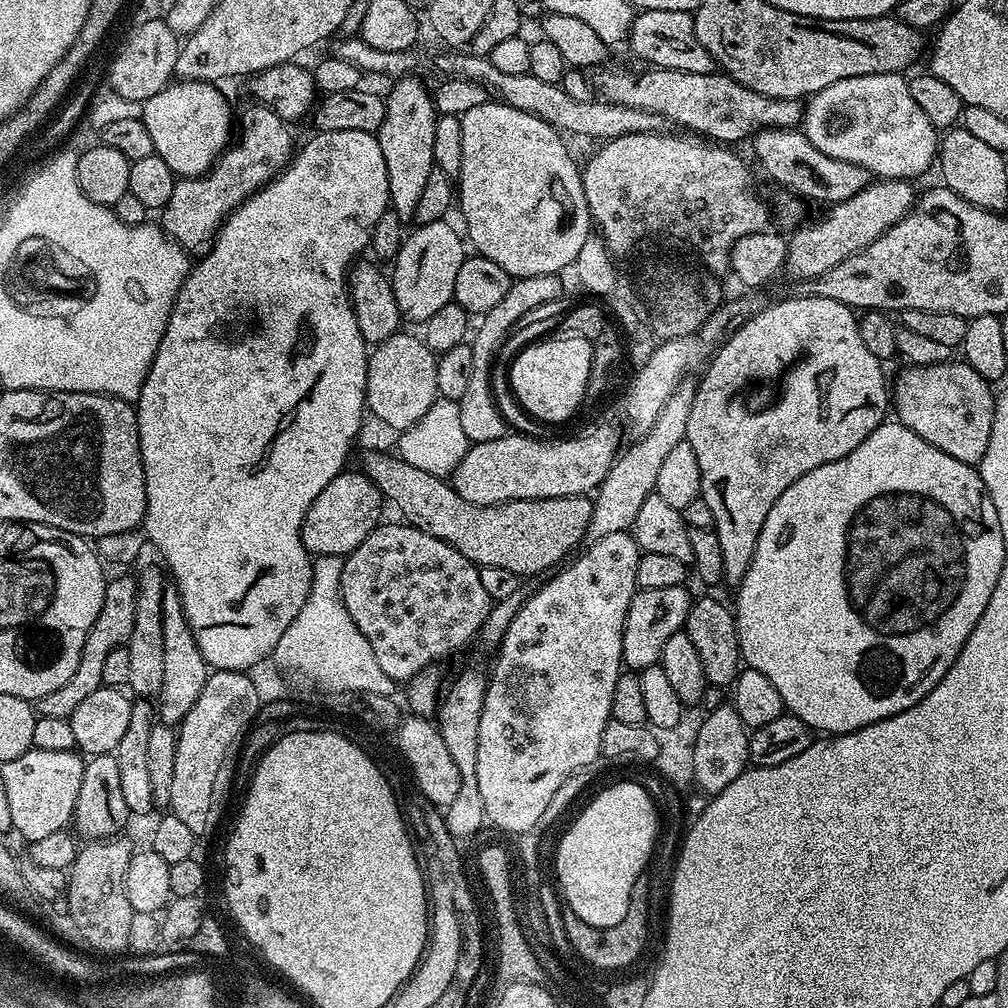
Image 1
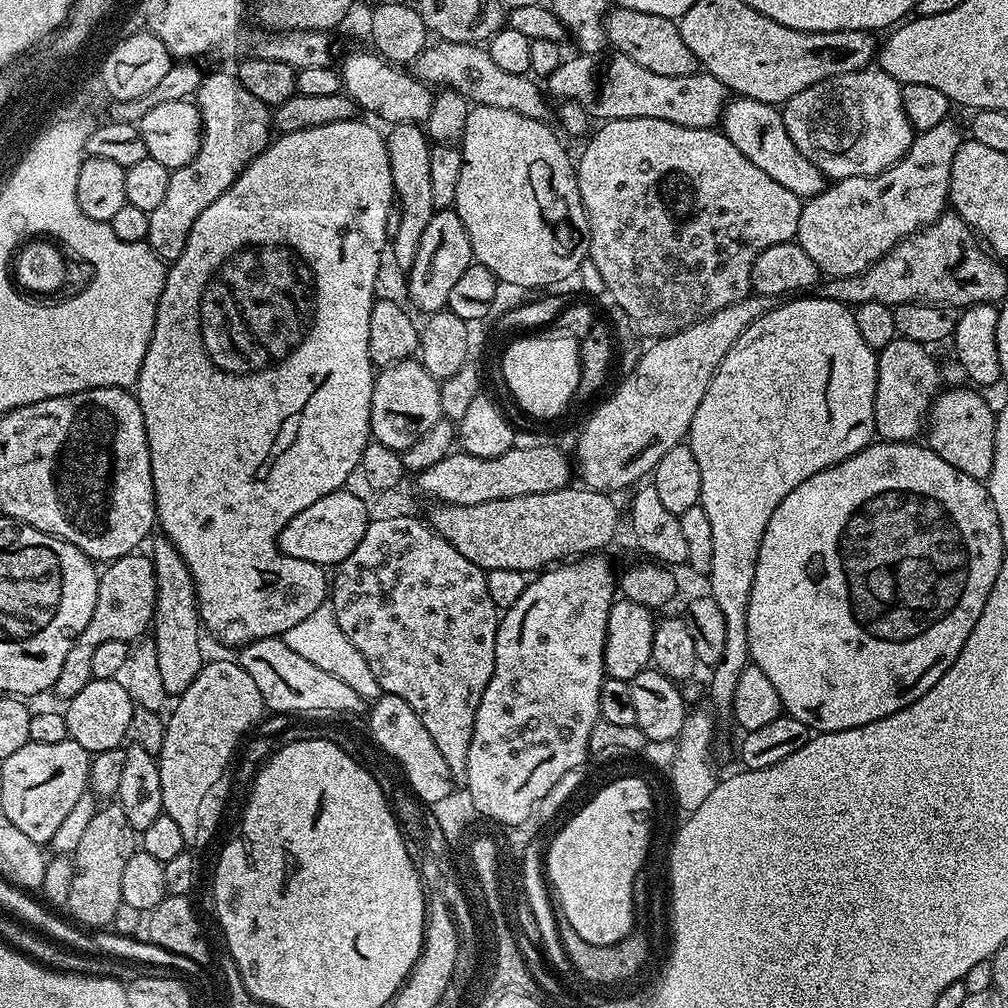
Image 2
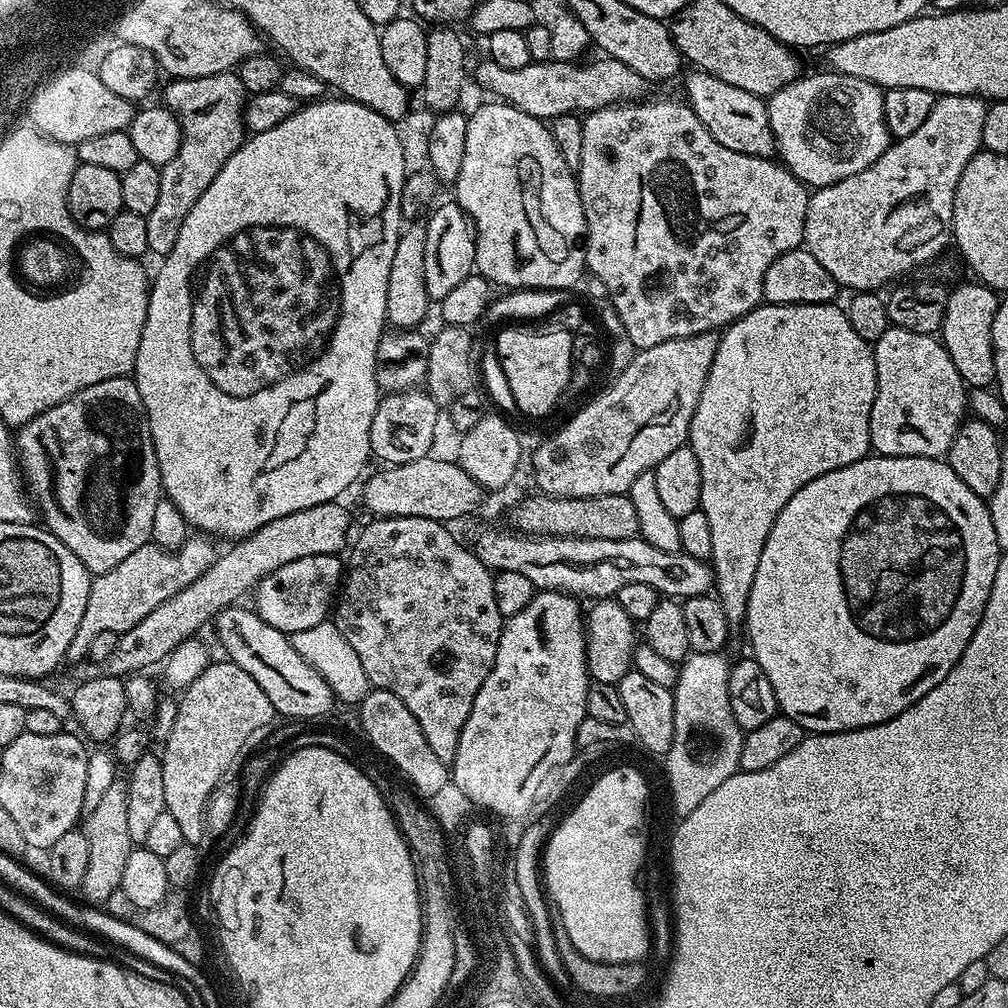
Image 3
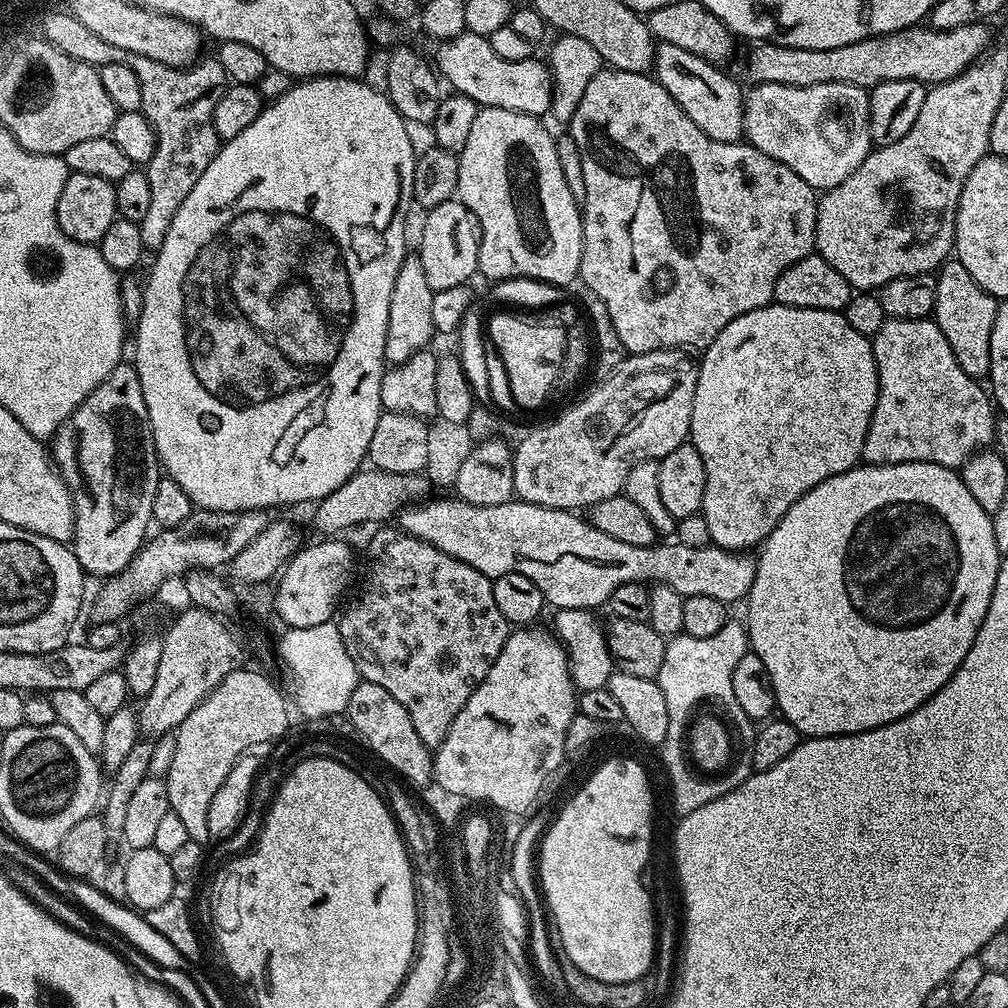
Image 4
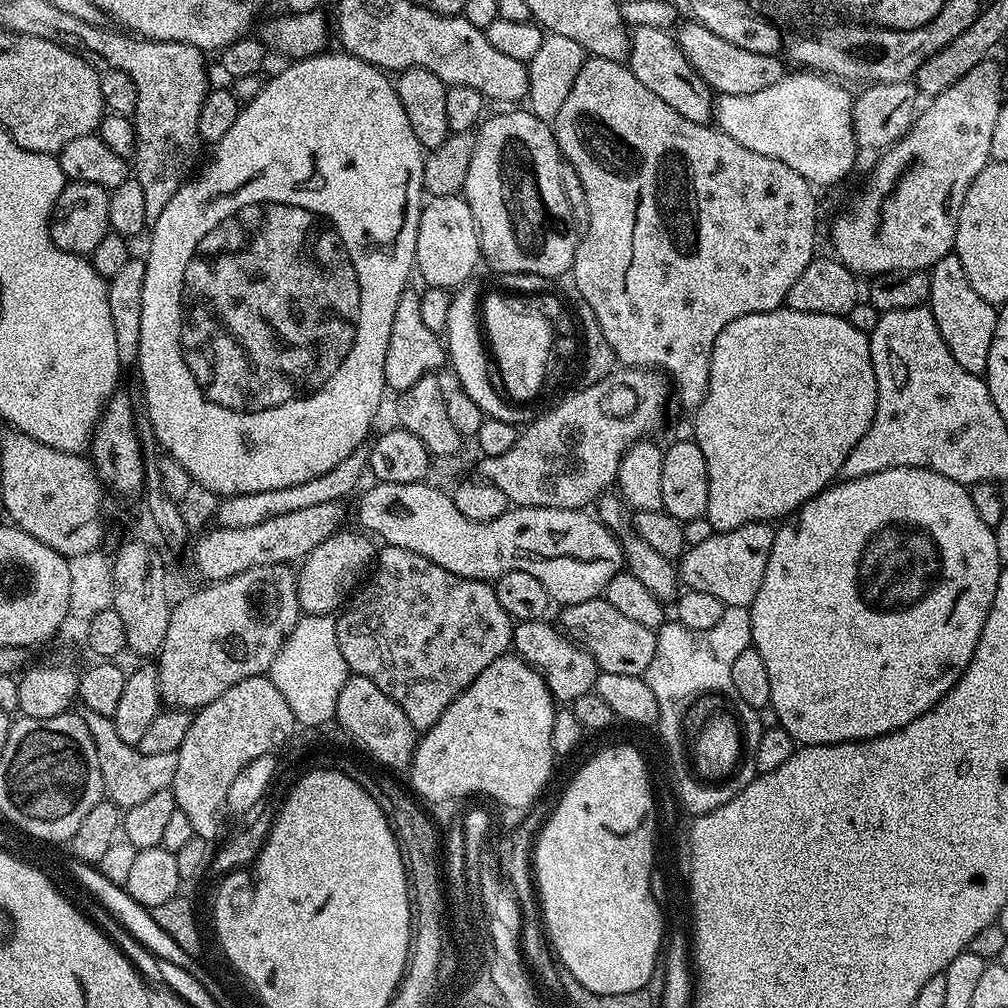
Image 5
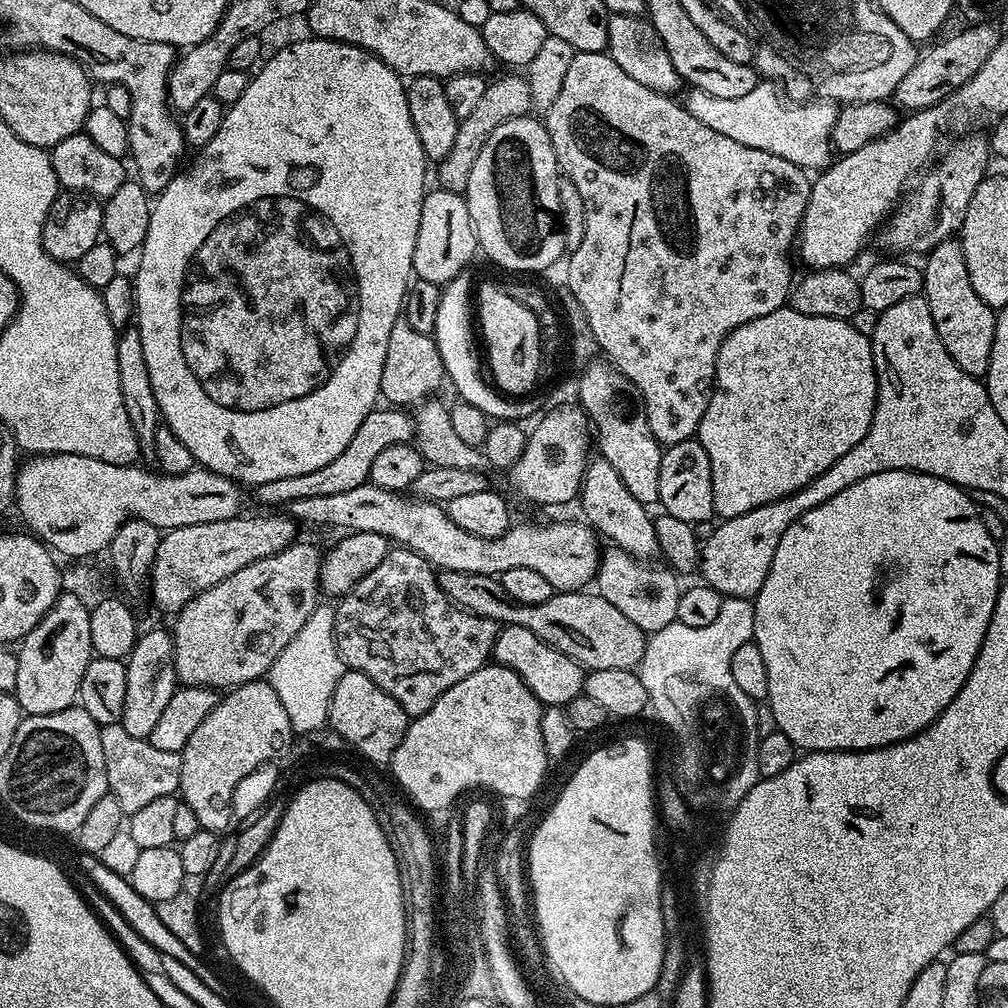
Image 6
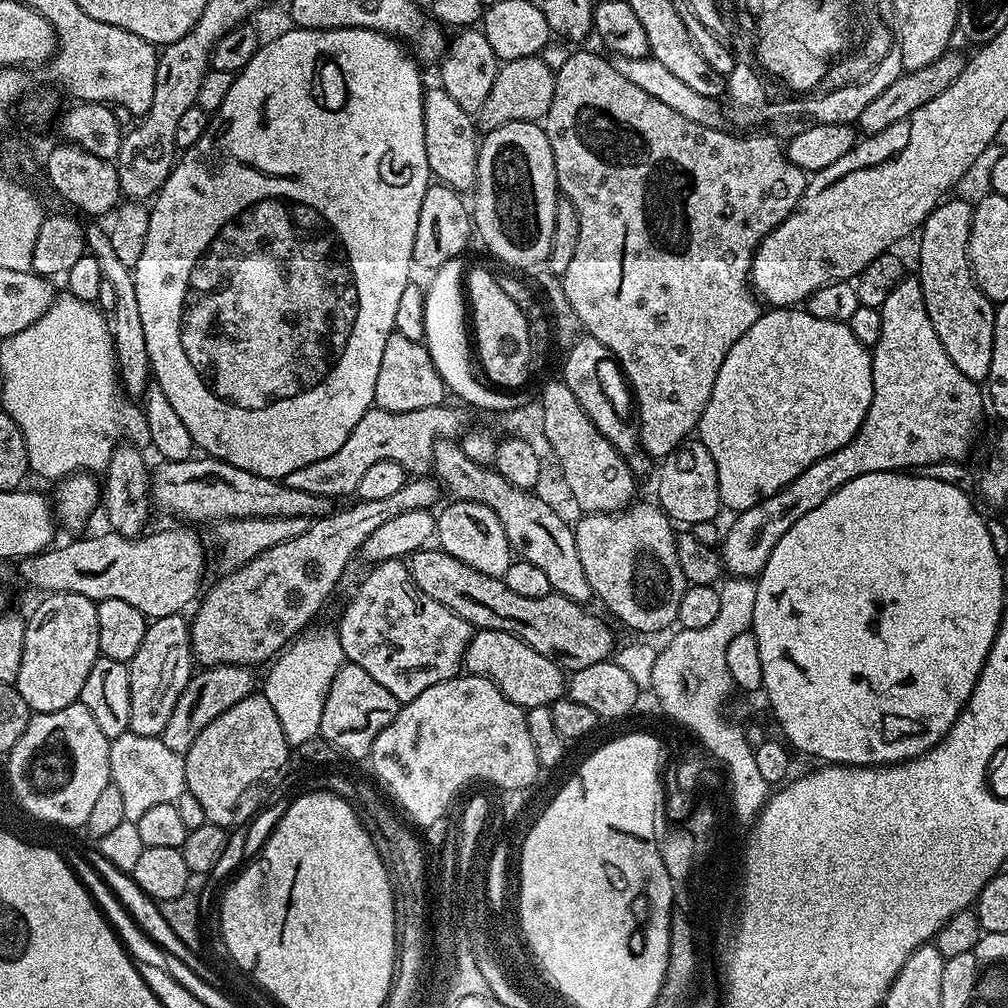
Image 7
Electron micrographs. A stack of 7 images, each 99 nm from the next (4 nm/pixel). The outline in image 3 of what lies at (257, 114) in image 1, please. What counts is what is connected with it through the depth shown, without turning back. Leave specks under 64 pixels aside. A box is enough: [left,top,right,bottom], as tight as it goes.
[147,71,246,258]

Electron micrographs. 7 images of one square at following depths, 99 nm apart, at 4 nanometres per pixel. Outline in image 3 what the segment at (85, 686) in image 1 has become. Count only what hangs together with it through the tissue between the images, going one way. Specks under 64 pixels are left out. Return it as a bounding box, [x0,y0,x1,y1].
[67,534,218,662]

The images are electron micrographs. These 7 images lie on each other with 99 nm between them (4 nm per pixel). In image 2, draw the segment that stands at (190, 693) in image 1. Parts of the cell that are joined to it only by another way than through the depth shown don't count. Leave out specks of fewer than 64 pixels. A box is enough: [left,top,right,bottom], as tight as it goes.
[150,535,206,698]

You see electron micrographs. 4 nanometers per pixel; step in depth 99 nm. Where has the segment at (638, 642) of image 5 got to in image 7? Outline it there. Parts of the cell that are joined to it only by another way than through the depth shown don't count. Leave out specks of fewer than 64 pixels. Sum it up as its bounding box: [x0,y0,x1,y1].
[406,546,613,670]

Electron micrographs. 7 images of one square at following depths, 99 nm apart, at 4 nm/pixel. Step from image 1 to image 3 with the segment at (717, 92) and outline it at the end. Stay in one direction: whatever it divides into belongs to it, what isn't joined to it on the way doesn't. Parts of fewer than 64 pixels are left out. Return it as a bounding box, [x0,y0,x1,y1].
[474,58,650,122]

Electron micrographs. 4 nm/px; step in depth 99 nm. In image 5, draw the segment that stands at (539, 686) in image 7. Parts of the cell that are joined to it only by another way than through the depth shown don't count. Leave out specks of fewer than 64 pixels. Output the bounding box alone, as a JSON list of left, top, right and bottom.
[511,618,598,702]

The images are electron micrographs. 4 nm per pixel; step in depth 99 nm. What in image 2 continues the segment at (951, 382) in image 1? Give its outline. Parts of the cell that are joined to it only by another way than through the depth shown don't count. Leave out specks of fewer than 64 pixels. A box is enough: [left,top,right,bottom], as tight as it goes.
[926,386,996,481]

